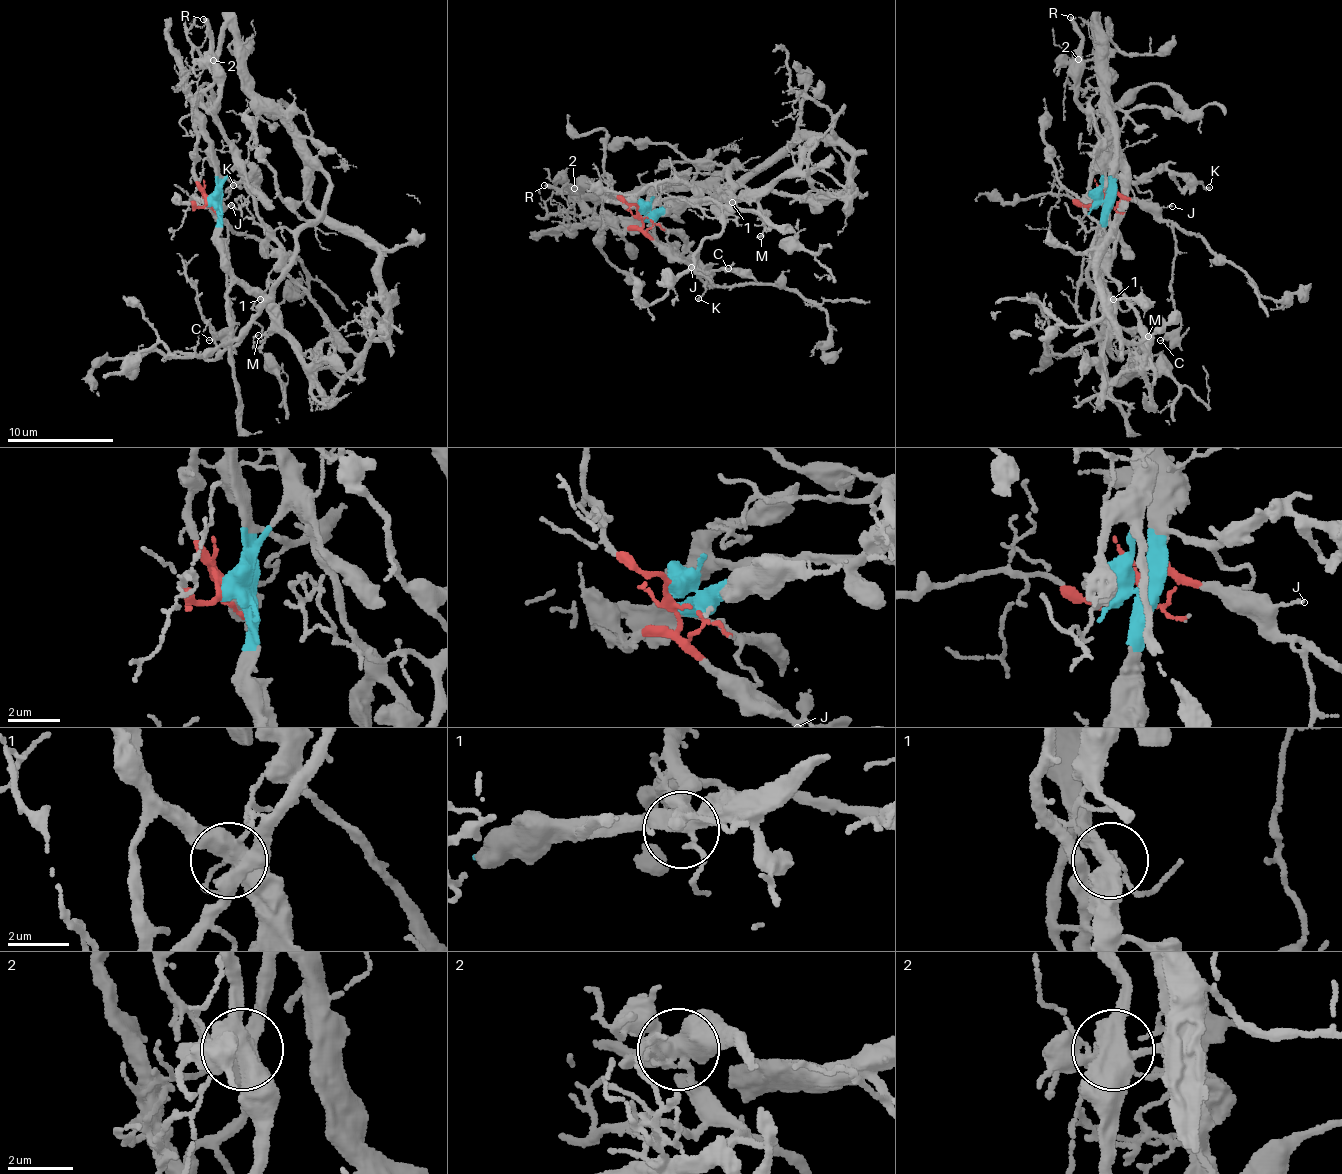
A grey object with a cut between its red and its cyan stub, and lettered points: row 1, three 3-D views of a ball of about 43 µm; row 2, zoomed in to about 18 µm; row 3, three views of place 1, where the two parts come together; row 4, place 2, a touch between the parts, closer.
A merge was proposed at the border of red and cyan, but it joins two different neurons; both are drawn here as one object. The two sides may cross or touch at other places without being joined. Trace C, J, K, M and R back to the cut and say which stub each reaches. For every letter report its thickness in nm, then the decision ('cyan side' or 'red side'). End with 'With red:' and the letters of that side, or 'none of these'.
C: 200 nm thick; red side
J: 120 nm thick; red side
K: 150 nm thick; cyan side
M: 100 nm thick; cyan side
R: 280 nm thick; cyan side
With red: C, J

